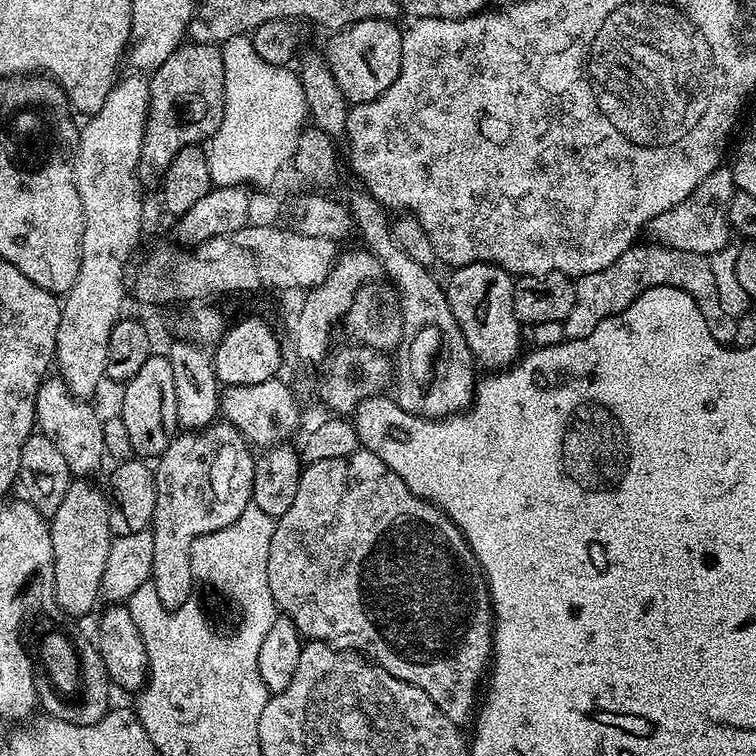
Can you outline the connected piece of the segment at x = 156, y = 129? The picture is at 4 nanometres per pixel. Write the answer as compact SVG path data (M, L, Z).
M185 42L151 73L148 80L150 90L150 106L146 118L146 130L144 131L144 155L145 165L149 164L158 170L168 169L170 162L184 148L203 145L211 141L212 136L222 126L222 114L224 113L224 67L222 66L222 54L220 48L214 44L194 44Z

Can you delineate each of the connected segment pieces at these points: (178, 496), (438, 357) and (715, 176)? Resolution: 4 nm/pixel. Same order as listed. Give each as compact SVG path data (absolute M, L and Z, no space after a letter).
M217 422L208 425L203 430L184 430L179 434L173 436L168 443L168 448L158 458L160 465L155 465L154 471L156 473L156 501L154 502L154 514L152 515L152 522L150 531L154 538L154 562L152 563L152 574L150 582L156 590L158 590L158 598L162 598L162 606L167 608L180 608L187 600L193 599L192 584L194 585L194 577L192 574L192 544L200 536L205 536L209 530L217 528L225 528L233 524L237 518L242 514L242 510L246 510L248 505L252 503L252 487L254 486L254 474L256 473L257 457L252 456L253 449L250 447L247 440L234 425L227 422Z
M359 190L350 199L350 211L355 231L360 232L364 239L363 247L376 255L376 261L380 264L387 283L396 290L400 302L400 317L404 323L404 339L400 341L398 355L394 360L394 399L402 410L406 410L415 416L427 416L429 418L443 418L463 413L464 409L471 405L478 383L478 376L472 373L474 361L472 351L468 349L466 338L462 338L462 330L458 330L458 322L454 322L454 314L450 314L450 302L444 293L445 285L440 284L431 275L429 269L424 268L398 242L392 237L390 216L383 205L380 205L367 190Z
M721 166L707 176L703 182L678 206L666 210L666 214L658 214L650 225L651 239L674 250L690 250L694 254L711 257L714 252L721 252L729 247L730 225L728 223L728 207L738 189L732 180L731 167Z

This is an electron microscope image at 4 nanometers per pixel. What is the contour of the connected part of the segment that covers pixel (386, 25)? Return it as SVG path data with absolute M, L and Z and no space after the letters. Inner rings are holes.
M367 20L366 22L354 22L354 26L344 28L341 32L335 33L328 44L326 59L330 74L334 74L334 82L338 84L338 90L347 98L349 105L365 104L374 98L381 96L398 78L398 70L402 66L402 42L404 37L401 29L391 20Z

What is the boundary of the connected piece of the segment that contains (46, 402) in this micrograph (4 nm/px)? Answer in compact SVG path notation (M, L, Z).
M52 374L43 380L36 395L36 428L39 435L50 438L66 458L73 477L88 478L106 460L104 451L104 420L91 408L87 399L72 395L65 380Z

